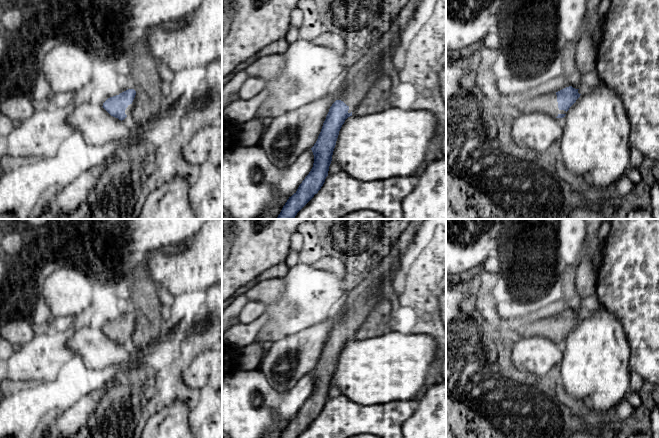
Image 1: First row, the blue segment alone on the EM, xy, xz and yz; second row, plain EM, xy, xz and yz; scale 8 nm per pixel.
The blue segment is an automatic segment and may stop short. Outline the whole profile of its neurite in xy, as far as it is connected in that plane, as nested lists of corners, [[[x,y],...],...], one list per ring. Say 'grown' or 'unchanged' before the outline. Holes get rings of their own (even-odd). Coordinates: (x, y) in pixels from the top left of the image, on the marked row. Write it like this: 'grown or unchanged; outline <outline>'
grown; outline [[[128,89],[119,95],[108,98],[103,103],[103,108],[113,117],[124,120],[130,113],[132,102],[135,98],[136,91]]]

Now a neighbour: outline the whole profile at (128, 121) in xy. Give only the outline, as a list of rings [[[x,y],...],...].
[[[136,95],[132,102],[132,107],[130,109],[130,113],[127,115],[127,117],[124,120],[122,120],[122,123],[128,127],[129,131],[131,131],[135,127],[133,114],[132,114],[135,103],[136,103]]]

